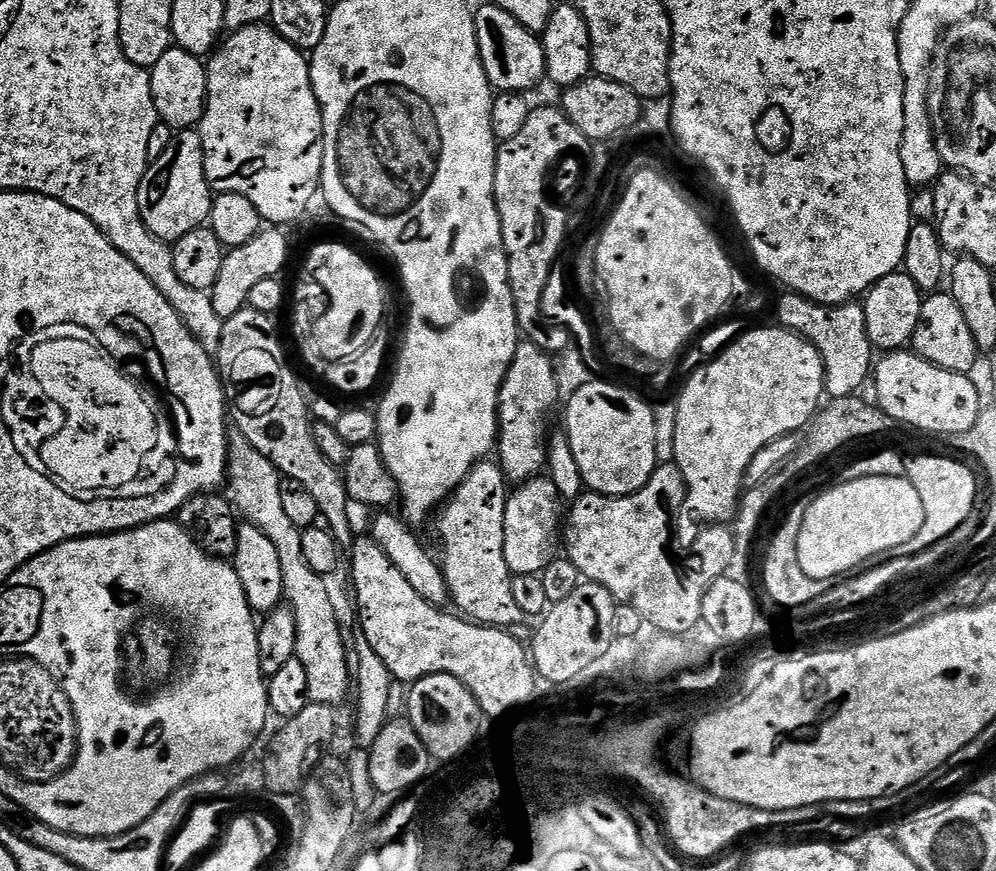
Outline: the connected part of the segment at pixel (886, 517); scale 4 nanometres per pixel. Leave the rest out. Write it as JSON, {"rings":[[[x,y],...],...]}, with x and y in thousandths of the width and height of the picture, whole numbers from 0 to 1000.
{"rings":[[[908,546],[902,549],[861,549],[842,555],[836,560],[829,561],[815,580],[812,577],[808,582],[805,608],[801,608],[801,645],[805,649],[805,654],[809,654],[809,659],[813,664],[828,668],[835,668],[848,659],[858,658],[864,650],[870,649],[889,636],[896,636],[907,630],[908,625],[914,622],[914,618],[918,618],[918,613],[922,613],[928,594],[926,572],[922,572],[922,563],[918,563],[916,555]]]}

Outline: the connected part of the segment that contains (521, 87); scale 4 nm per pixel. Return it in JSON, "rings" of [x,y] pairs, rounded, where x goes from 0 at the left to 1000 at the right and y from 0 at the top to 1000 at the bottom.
{"rings":[[[486,2],[482,10],[479,8],[476,17],[484,76],[488,80],[490,93],[493,94],[495,102],[502,106],[533,107],[533,101],[541,92],[547,91],[548,67],[543,42],[539,38],[528,34],[528,30],[520,25],[520,21],[508,16],[508,11],[492,2]]]}

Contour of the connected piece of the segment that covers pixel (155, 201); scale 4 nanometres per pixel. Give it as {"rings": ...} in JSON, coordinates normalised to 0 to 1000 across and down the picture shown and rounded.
{"rings":[[[181,149],[171,158],[171,168],[150,187],[139,218],[139,241],[147,264],[160,276],[175,278],[191,264],[209,257],[215,222],[205,199],[205,173],[200,150]]]}

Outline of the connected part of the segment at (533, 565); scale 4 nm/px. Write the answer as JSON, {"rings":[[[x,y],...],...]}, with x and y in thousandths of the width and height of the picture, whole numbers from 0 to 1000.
{"rings":[[[546,544],[541,546],[535,546],[533,551],[527,551],[525,556],[519,556],[513,561],[510,575],[508,576],[508,590],[506,591],[506,633],[504,635],[504,646],[514,657],[515,662],[524,660],[536,660],[542,661],[543,658],[552,650],[554,643],[560,638],[560,633],[564,625],[563,611],[564,611],[564,583],[562,588],[562,579],[564,580],[564,572],[560,567],[560,558],[556,558],[556,553]]]}

